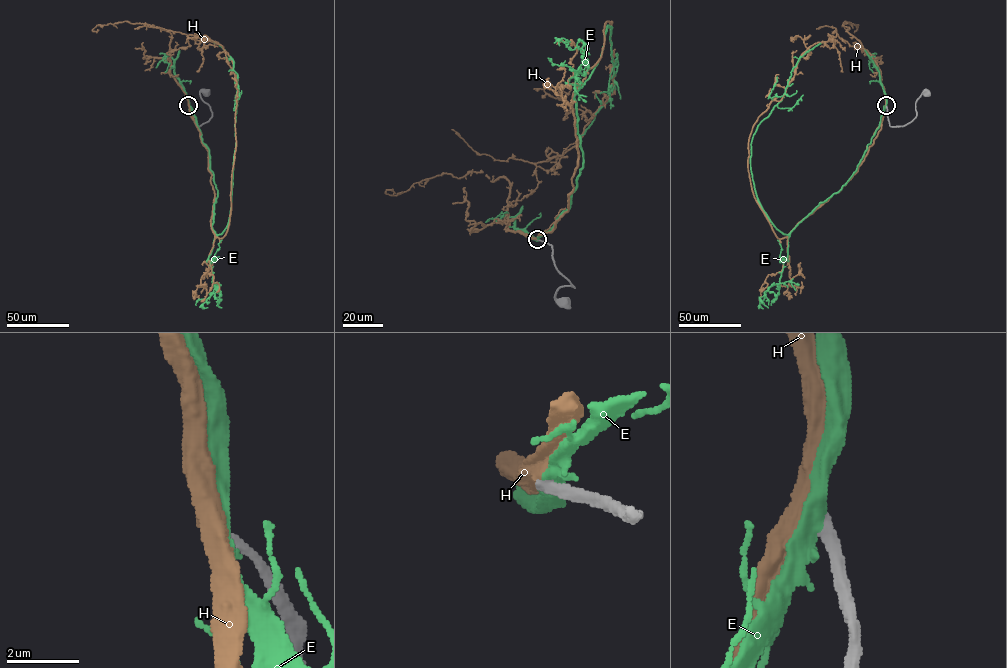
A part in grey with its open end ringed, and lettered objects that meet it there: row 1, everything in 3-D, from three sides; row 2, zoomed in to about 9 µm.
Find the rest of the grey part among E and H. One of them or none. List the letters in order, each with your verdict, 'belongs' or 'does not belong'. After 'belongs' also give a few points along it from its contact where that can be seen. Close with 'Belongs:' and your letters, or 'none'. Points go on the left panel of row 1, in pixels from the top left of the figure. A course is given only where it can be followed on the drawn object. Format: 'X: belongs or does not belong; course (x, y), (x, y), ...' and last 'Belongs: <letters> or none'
E: does not belong
H: belongs; course (188, 105), (208, 152), (211, 228), (219, 239), (229, 223), (236, 146), (232, 61), (218, 42), (134, 28)
Belongs: H

